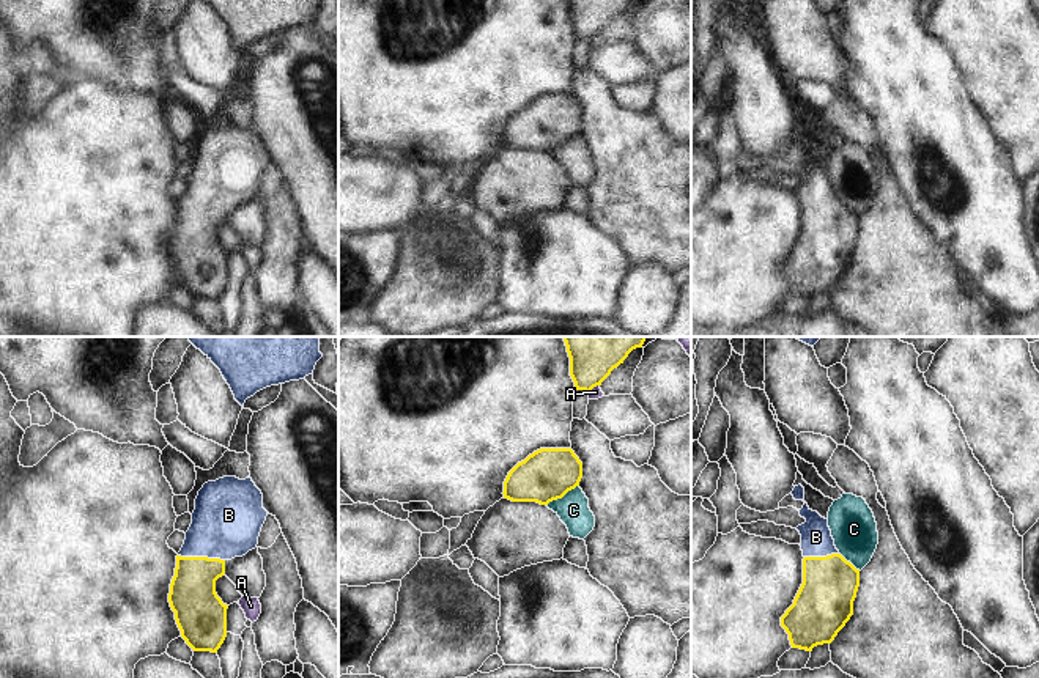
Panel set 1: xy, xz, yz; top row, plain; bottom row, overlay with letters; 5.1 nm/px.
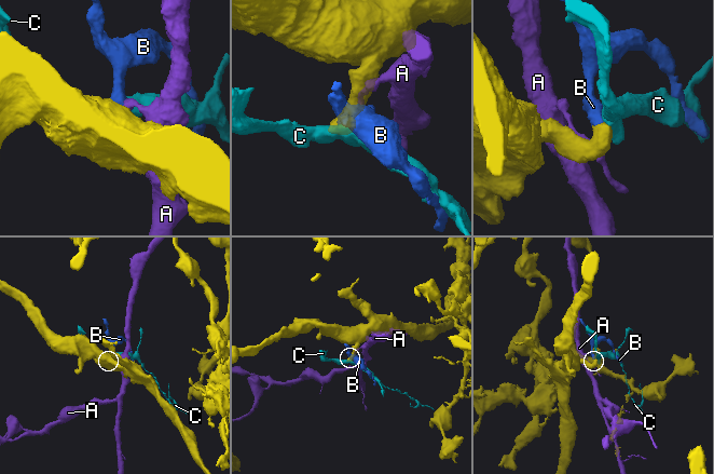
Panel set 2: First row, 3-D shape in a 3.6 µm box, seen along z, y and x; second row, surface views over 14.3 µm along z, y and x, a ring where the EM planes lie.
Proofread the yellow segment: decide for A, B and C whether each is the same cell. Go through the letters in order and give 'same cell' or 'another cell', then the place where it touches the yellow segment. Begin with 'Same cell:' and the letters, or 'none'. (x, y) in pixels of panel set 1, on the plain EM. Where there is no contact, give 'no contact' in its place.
Same cell: B
A: another cell | xz (594, 33)
B: same cell | xy (202, 205)
C: another cell | xz (562, 143)

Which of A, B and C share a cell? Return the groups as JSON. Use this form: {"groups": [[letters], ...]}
{"groups": [["A"], ["B"], ["C"]]}

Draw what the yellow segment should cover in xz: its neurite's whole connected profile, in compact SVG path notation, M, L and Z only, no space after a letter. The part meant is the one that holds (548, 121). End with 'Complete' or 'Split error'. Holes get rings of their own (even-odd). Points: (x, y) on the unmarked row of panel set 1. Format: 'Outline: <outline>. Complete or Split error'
Outline: M540 96L518 110L504 129L504 146L548 153L579 134L582 110L571 96Z. Complete

